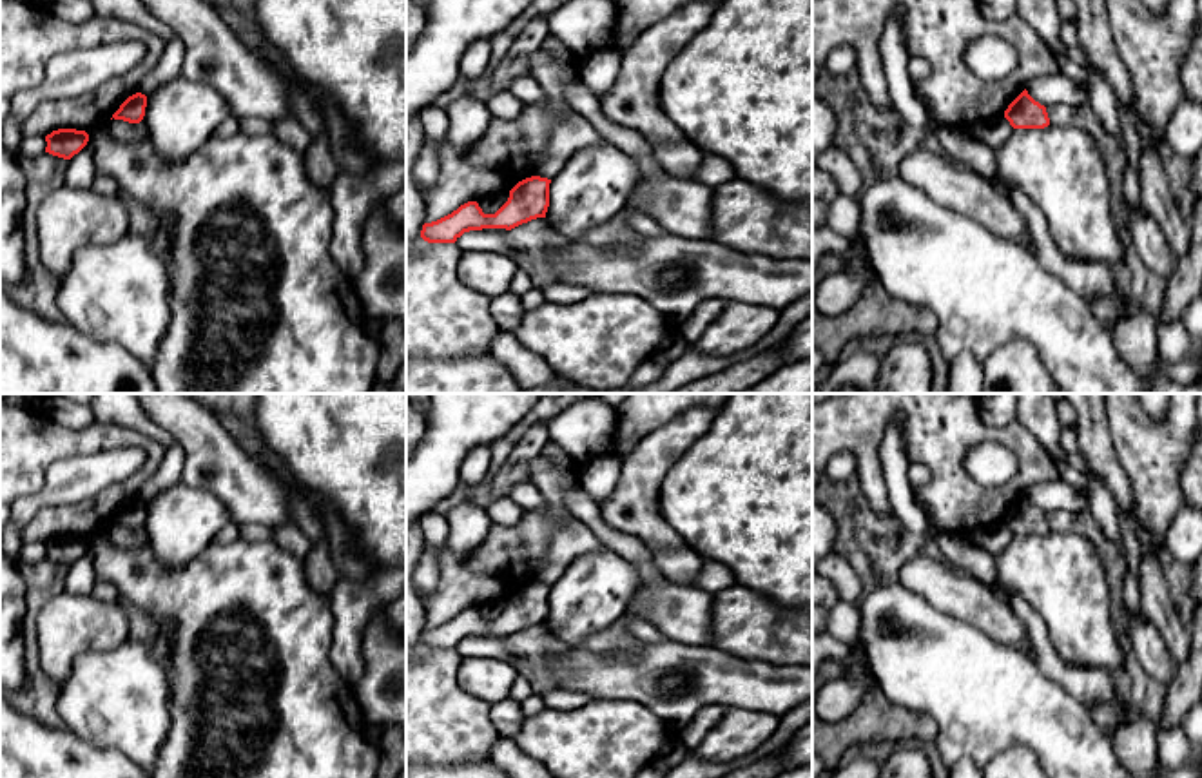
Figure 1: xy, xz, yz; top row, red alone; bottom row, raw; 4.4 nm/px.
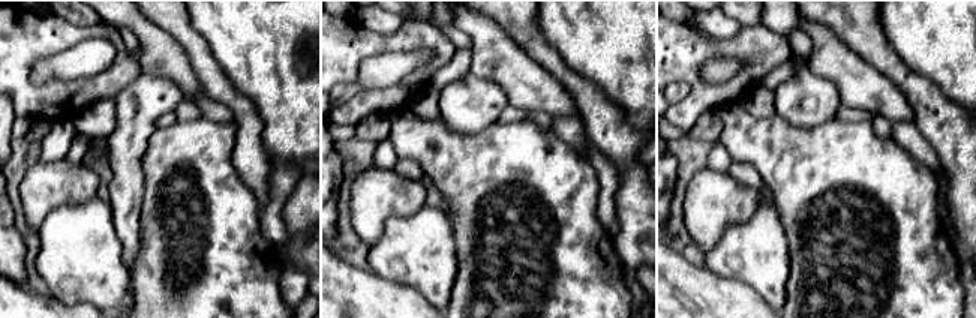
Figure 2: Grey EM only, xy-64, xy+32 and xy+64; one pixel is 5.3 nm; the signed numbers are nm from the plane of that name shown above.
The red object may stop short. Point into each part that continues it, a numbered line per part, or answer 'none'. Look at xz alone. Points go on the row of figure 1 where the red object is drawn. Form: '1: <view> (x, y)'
none

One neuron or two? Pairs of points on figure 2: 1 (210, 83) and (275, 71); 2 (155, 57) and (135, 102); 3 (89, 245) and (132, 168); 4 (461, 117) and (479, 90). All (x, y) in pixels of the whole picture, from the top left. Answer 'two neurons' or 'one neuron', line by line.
1: two neurons
2: two neurons
3: two neurons
4: one neuron

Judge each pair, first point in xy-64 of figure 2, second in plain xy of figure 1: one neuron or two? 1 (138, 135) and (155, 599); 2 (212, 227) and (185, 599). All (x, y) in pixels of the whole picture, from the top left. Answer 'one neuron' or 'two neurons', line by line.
1: two neurons
2: one neuron

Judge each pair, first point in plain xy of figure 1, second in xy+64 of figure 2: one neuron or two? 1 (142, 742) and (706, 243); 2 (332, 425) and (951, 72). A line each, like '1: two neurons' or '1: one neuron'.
1: two neurons
2: one neuron

